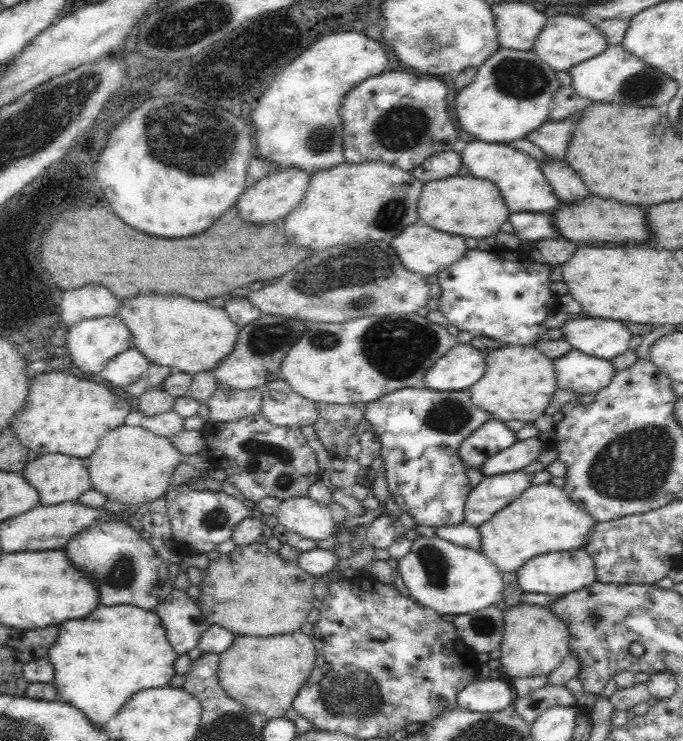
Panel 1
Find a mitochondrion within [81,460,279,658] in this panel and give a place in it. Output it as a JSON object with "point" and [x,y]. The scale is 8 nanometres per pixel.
{"point":[122,574]}

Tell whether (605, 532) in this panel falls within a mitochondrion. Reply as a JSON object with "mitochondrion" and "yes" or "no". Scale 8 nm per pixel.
{"mitochondrion":"no"}

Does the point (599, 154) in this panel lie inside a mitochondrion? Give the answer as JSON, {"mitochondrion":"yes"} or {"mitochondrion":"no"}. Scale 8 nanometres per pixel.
{"mitochondrion":"no"}

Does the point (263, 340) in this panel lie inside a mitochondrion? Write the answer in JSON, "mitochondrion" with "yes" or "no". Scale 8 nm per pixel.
{"mitochondrion":"yes"}

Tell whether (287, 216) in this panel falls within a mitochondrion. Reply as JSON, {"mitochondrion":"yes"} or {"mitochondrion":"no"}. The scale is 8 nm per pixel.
{"mitochondrion":"no"}

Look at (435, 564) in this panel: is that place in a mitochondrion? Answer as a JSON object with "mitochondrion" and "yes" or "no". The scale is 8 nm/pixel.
{"mitochondrion":"yes"}

